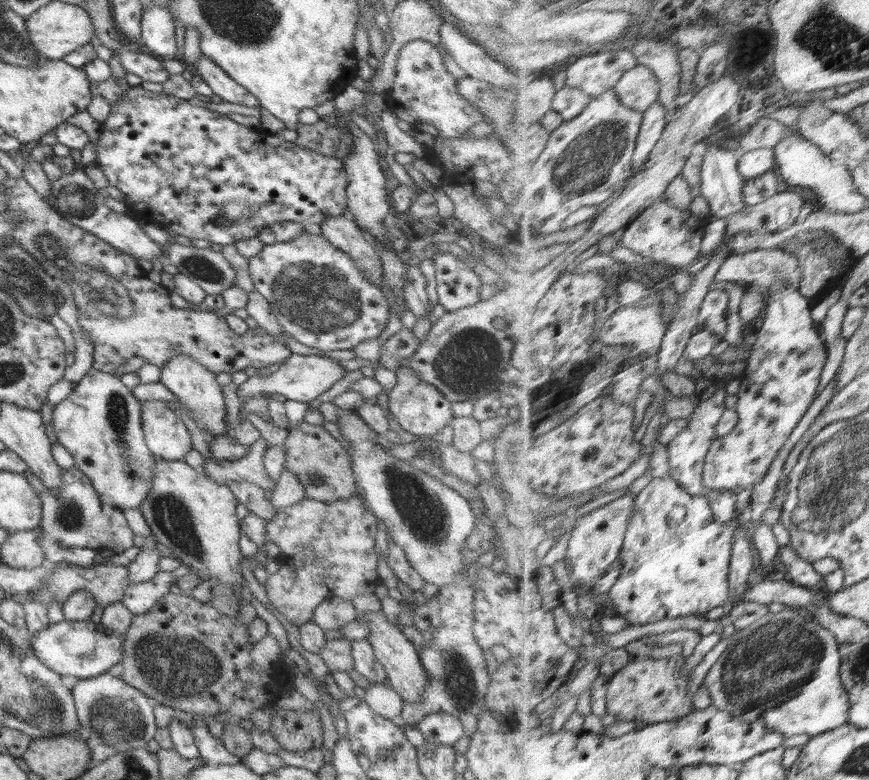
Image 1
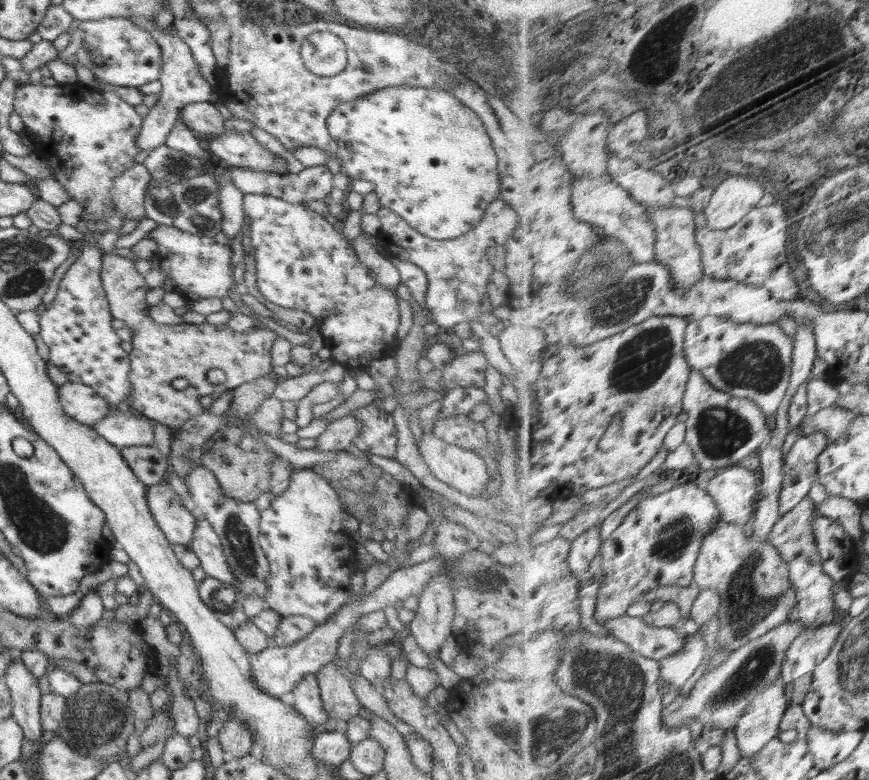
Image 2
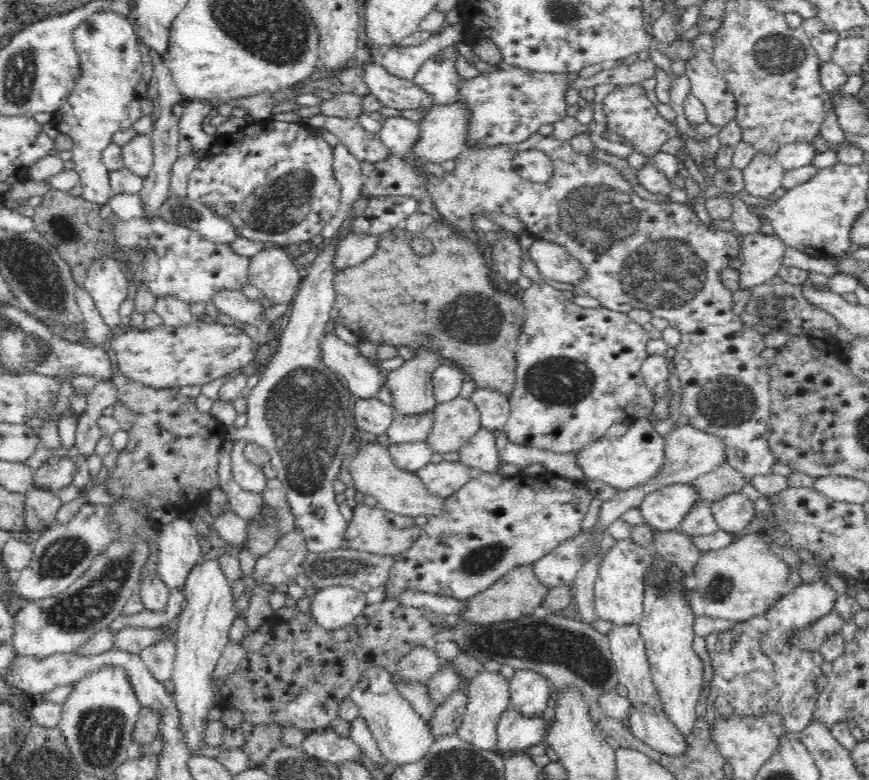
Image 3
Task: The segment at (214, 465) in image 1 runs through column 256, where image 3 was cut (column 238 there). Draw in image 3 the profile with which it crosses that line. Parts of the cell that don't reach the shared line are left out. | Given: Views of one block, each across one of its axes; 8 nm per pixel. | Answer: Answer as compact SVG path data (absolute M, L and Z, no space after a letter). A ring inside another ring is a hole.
M237 440L235 443L231 453L233 479L246 492L264 494L268 479L264 475L262 467L256 466L253 462L245 458L244 447L247 446L248 442Z

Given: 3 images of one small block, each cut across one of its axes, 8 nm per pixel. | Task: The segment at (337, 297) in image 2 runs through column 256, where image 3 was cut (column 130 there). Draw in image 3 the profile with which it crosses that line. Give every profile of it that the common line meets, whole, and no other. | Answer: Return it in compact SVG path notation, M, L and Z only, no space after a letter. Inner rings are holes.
M115 195L109 204L116 215L116 222L111 226L116 252L114 256L94 260L94 264L87 269L84 287L110 329L121 325L118 310L128 296L128 288L132 284L130 278L138 287L142 284L147 286L147 290L151 290L157 298L171 294L189 306L206 303L211 310L212 300L220 290L240 291L249 284L250 257L236 255L229 244L205 240L198 232L170 221L165 222L158 214L152 220L145 220L145 205L141 203L139 195ZM121 251L124 256L120 256ZM125 261L132 262L133 266L127 266ZM126 269L128 272L124 271Z

